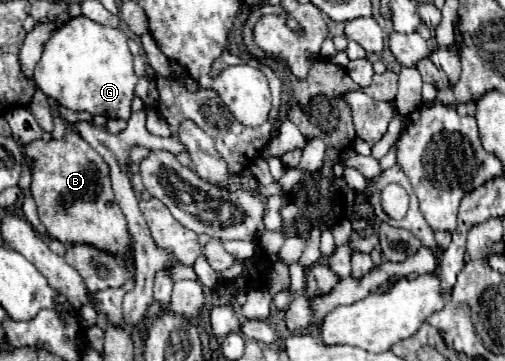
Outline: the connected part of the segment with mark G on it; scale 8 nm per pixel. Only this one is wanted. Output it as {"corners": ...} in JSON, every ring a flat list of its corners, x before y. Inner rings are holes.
{"corners":[[80,16,72,18,52,34,44,46,40,62,36,64,34,80,48,98,70,110,128,120,138,76,132,68,132,52,128,50,126,36,116,28]]}

